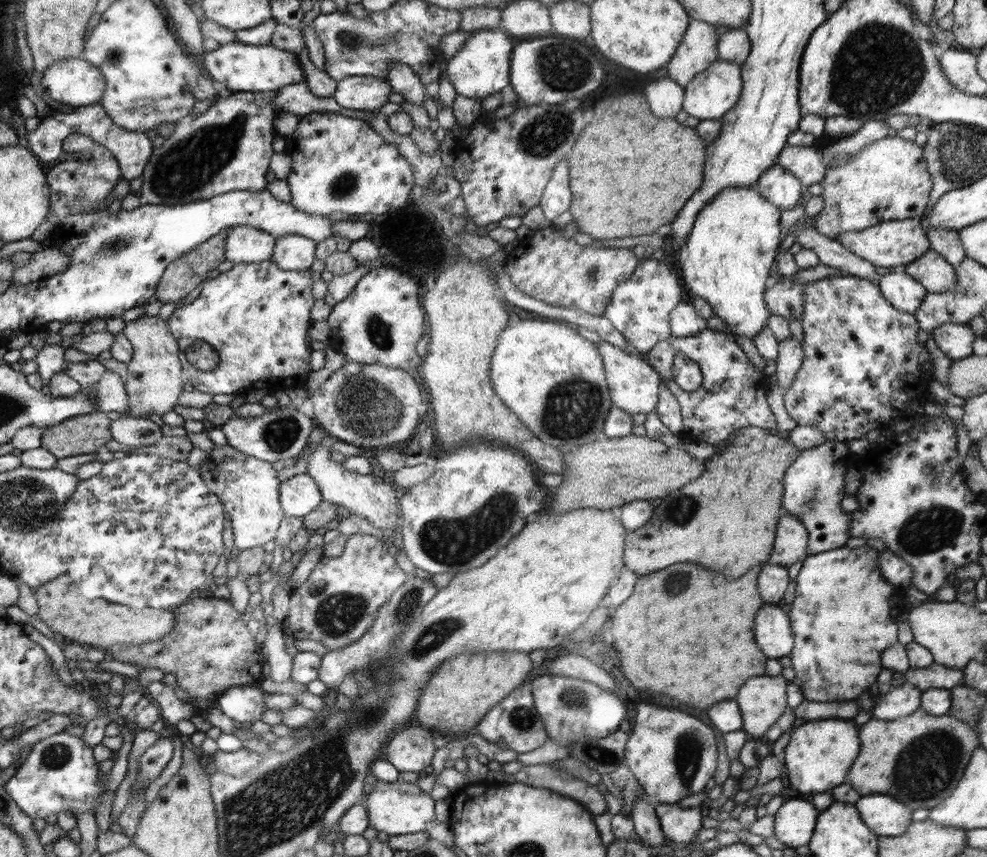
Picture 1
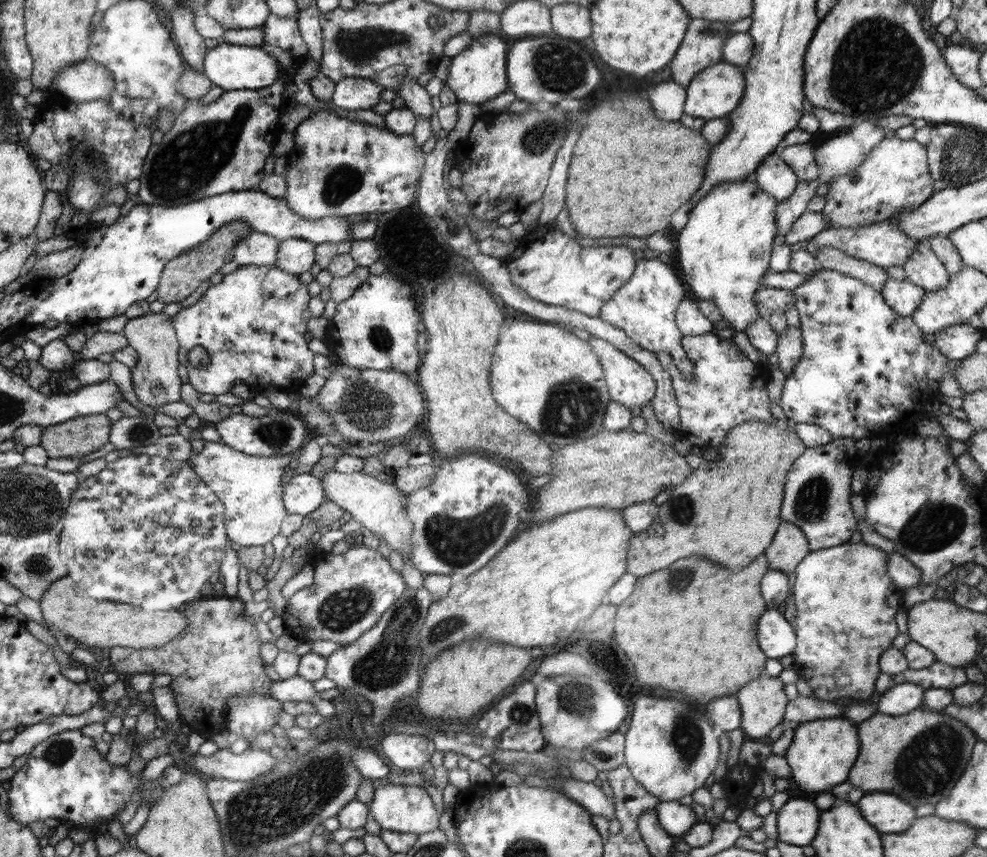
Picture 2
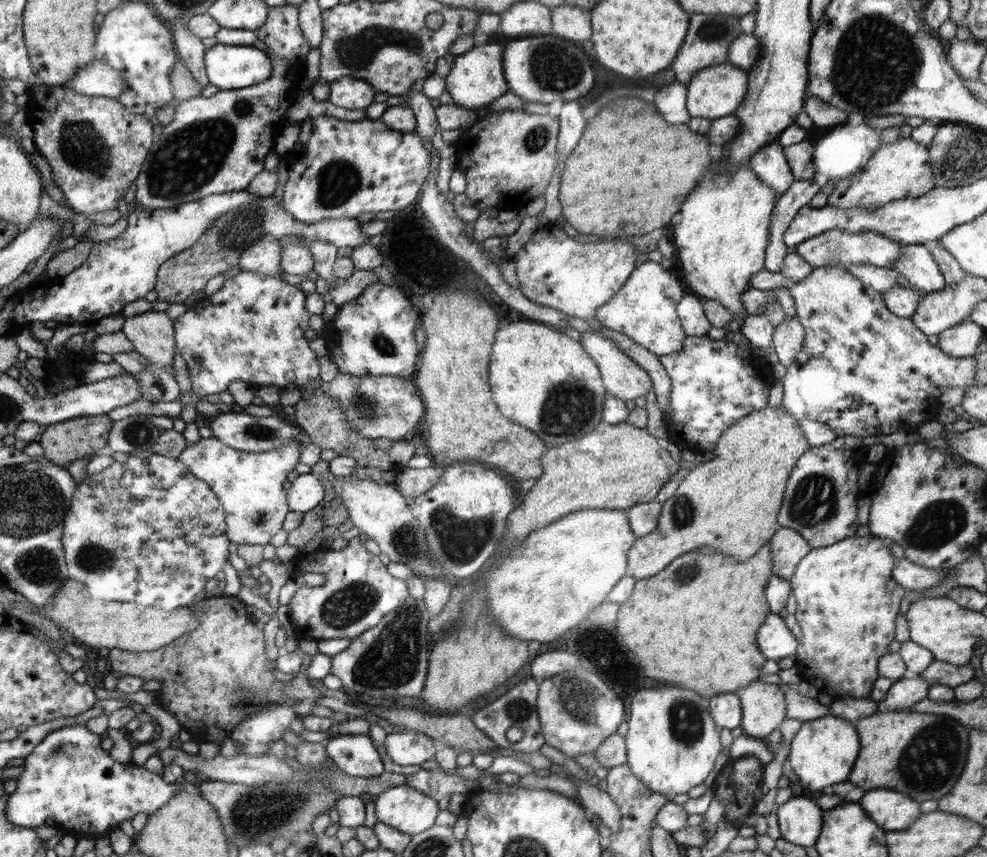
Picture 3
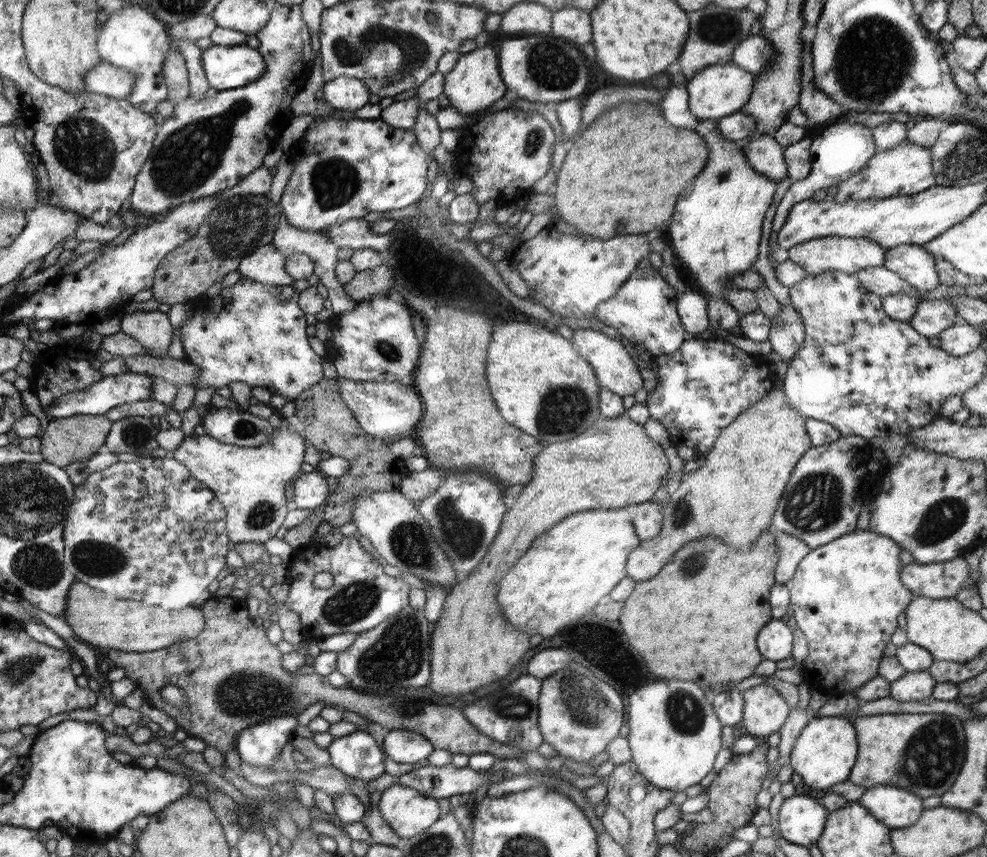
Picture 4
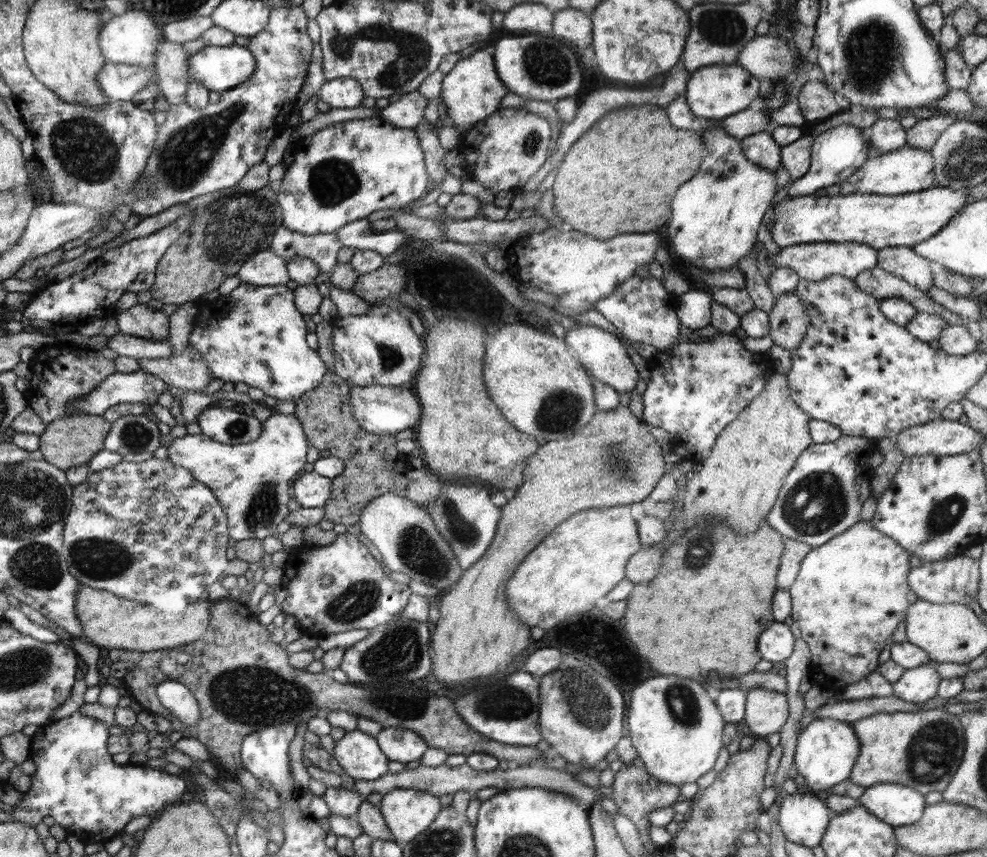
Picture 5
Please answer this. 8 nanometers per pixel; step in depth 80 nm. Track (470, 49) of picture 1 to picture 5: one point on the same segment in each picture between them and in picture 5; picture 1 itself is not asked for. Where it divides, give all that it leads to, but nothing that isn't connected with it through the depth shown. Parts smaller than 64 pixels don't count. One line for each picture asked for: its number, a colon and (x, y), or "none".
2: (478, 73)
3: (476, 78)
4: (475, 81)
5: (472, 91)

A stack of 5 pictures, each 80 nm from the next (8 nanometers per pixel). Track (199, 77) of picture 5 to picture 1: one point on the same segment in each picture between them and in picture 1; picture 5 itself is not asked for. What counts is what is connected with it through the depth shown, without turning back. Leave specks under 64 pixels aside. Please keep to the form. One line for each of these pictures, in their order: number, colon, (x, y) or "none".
1: (242, 67)
2: (232, 67)
3: (228, 67)
4: (226, 67)

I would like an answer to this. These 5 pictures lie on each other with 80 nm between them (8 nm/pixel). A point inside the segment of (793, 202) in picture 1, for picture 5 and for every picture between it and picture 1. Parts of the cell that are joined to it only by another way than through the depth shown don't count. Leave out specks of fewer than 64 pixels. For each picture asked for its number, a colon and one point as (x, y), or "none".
2: (773, 175)
3: (769, 163)
4: (764, 152)
5: (760, 148)

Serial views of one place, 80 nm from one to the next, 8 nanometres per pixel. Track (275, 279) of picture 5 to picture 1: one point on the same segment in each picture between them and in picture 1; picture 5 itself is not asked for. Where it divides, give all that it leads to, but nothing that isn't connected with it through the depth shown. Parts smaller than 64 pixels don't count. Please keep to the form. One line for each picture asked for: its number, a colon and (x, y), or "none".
1: (247, 245)
2: (259, 249)
3: (263, 257)
4: (266, 265)

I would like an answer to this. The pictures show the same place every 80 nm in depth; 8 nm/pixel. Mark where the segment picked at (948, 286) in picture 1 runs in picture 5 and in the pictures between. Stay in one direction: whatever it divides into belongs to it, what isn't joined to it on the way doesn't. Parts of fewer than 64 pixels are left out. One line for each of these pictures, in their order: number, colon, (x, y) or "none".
2: (923, 268)
3: (917, 265)
4: (911, 262)
5: (903, 262)

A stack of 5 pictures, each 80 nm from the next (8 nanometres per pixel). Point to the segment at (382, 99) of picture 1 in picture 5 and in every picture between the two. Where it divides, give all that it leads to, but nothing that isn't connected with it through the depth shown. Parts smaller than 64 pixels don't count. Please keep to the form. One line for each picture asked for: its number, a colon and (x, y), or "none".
2: (350, 93)
3: (350, 93)
4: (344, 93)
5: (342, 92)

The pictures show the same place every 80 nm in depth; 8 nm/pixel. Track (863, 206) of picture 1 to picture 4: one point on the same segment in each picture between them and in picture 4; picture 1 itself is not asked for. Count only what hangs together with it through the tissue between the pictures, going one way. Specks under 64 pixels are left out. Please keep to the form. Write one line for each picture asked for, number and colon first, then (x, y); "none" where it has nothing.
2: (895, 176)
3: (901, 169)
4: (907, 169)

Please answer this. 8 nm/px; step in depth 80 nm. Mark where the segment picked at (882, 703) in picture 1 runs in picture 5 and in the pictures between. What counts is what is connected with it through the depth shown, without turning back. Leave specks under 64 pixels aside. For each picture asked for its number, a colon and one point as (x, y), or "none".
2: (904, 698)
3: (905, 692)
4: (914, 686)
5: (919, 685)

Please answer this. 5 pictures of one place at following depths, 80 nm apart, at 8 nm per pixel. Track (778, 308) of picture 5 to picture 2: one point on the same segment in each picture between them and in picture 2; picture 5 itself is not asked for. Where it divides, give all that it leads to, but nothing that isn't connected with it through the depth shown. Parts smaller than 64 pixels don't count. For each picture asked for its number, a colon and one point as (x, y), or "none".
2: (789, 350)
3: (788, 338)
4: (787, 334)

